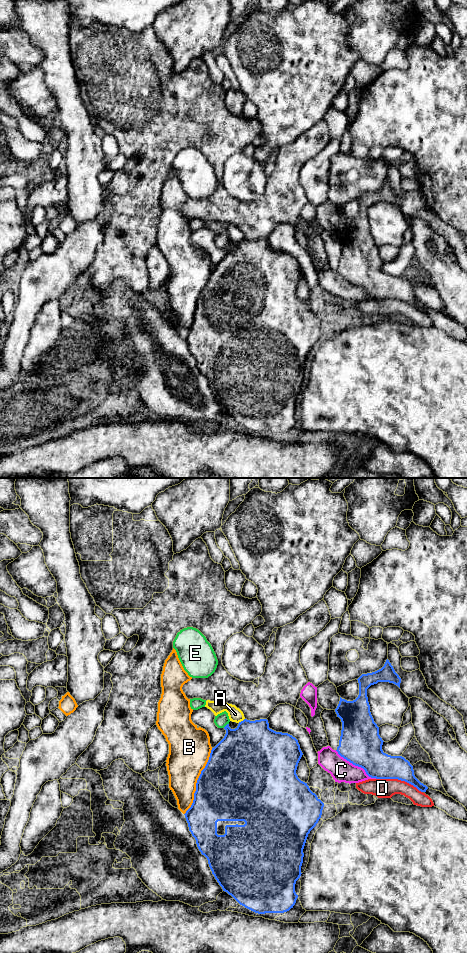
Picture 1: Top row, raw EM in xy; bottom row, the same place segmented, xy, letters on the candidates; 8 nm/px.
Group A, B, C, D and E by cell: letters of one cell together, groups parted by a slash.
A / B / C / D / E

